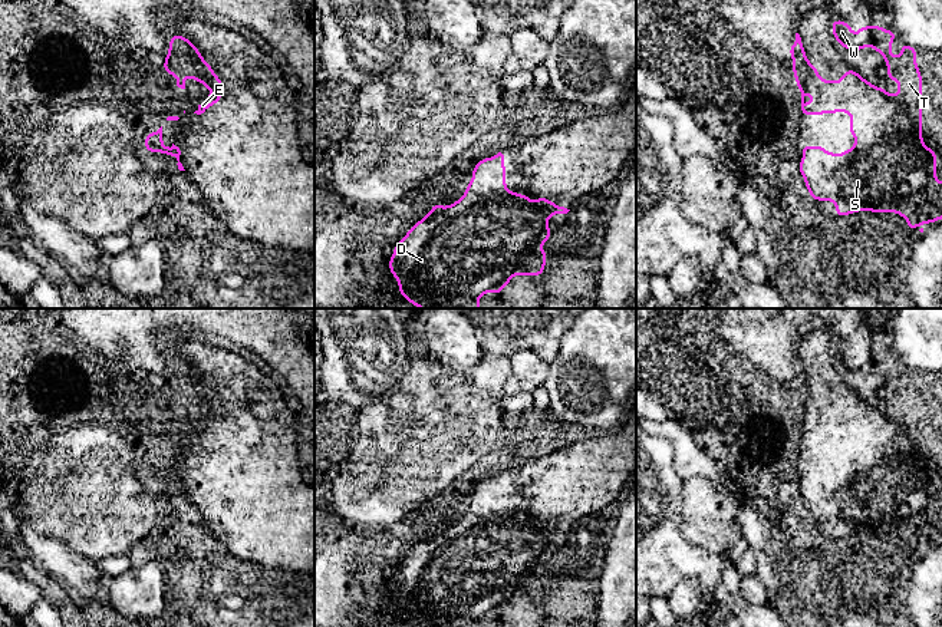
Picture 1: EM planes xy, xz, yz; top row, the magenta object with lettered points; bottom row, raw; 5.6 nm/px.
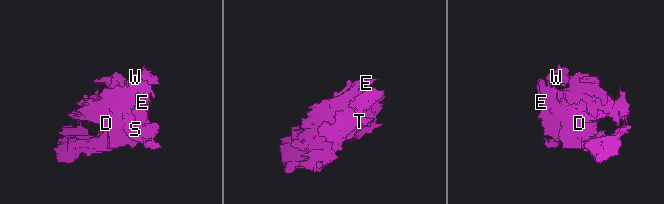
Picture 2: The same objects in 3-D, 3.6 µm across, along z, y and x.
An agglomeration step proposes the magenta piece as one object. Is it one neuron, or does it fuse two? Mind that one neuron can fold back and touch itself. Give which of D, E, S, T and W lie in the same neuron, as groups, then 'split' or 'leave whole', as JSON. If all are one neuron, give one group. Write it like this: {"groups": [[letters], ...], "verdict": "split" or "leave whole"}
{"groups": [["D", "E", "S", "T", "W"]], "verdict": "leave whole"}

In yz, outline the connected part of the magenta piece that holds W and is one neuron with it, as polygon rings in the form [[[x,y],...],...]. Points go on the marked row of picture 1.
[[[831,20],[833,36],[844,49],[857,52],[867,46],[882,53],[887,63],[887,79],[899,82],[899,92],[893,98],[887,90],[873,86],[857,72],[843,70],[844,77],[836,82],[823,80],[804,52],[798,33],[790,47],[796,85],[801,90],[800,115],[823,115],[836,112],[850,113],[850,135],[856,143],[843,154],[830,154],[823,146],[801,145],[803,161],[798,171],[814,201],[834,201],[836,217],[846,217],[857,211],[897,212],[908,220],[913,232],[919,224],[942,220],[942,184],[936,181],[936,151],[925,146],[922,139],[922,73],[916,66],[918,49],[905,43],[895,59],[890,53],[893,30],[880,26],[863,26],[857,34],[843,20]]]

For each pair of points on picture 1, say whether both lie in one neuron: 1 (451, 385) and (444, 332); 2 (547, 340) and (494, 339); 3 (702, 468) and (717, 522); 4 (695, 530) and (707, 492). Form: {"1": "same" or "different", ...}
{"1": "different", "2": "same", "3": "different", "4": "same"}

